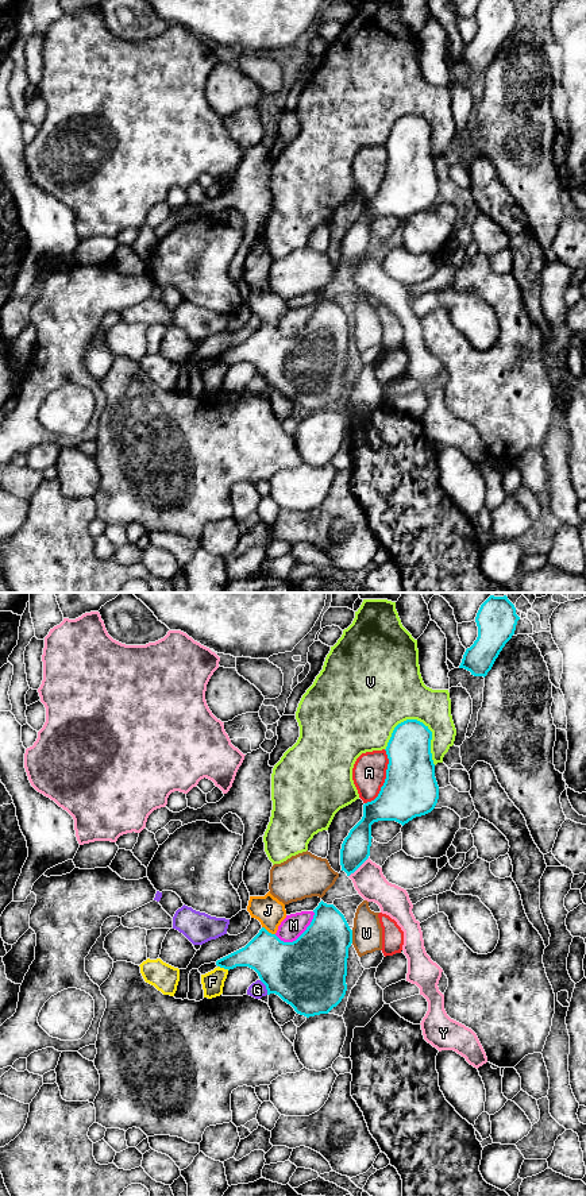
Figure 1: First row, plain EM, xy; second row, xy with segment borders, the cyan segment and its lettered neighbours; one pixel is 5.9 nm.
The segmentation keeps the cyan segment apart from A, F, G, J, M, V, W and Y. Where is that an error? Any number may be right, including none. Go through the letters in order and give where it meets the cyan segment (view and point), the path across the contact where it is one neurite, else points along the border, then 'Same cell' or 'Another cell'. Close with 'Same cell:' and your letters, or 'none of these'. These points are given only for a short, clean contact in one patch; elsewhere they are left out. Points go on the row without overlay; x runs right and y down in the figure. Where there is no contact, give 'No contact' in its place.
A: Touches cyan at xy (385, 174). Another cell
F: Touches cyan at xy (223, 362). Another cell
G: Touches cyan at xy (266, 382). Boundary: xy (259, 375), (268, 389). Another cell
J: Touches cyan at xy (268, 327). Path across: xy (286, 363), (268, 344), (268, 327), (268, 305). Same cell
M: Touches cyan at xy (300, 331). Another cell
V: Touches cyan at xy (431, 127). Another cell
W: Touches cyan at xy (351, 332). Another cell
Y: Touches cyan at xy (358, 262). Another cell
Same cell: J

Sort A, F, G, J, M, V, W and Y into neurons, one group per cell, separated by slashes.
A / F / G / J / M / V / W / Y

